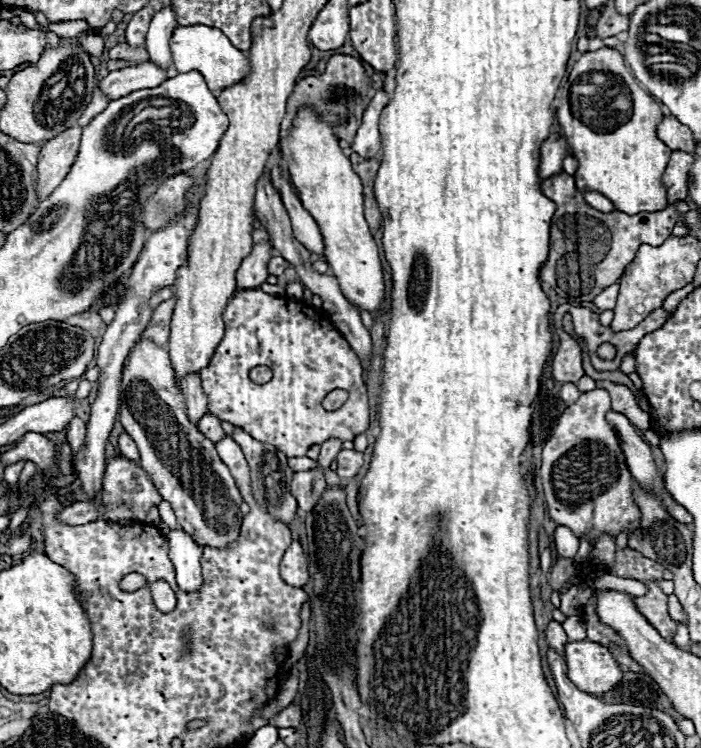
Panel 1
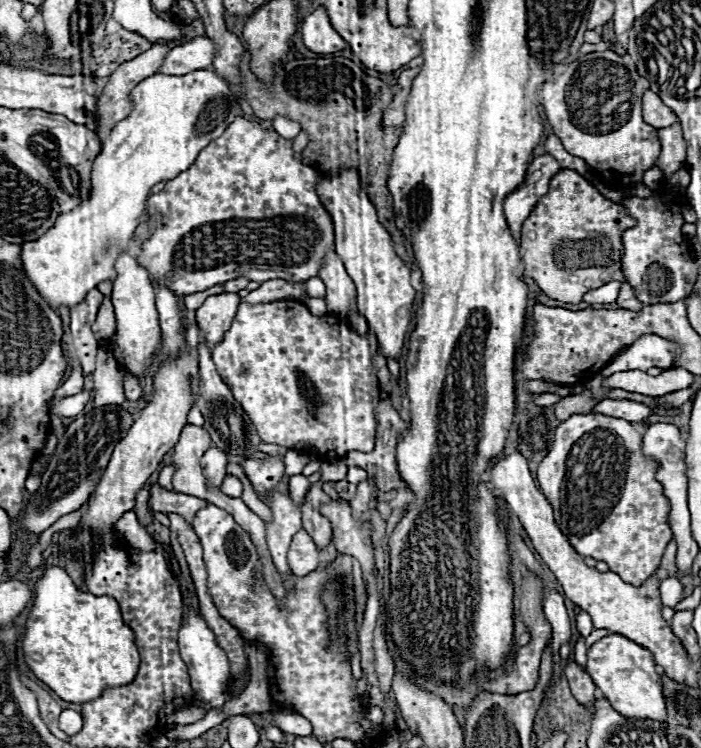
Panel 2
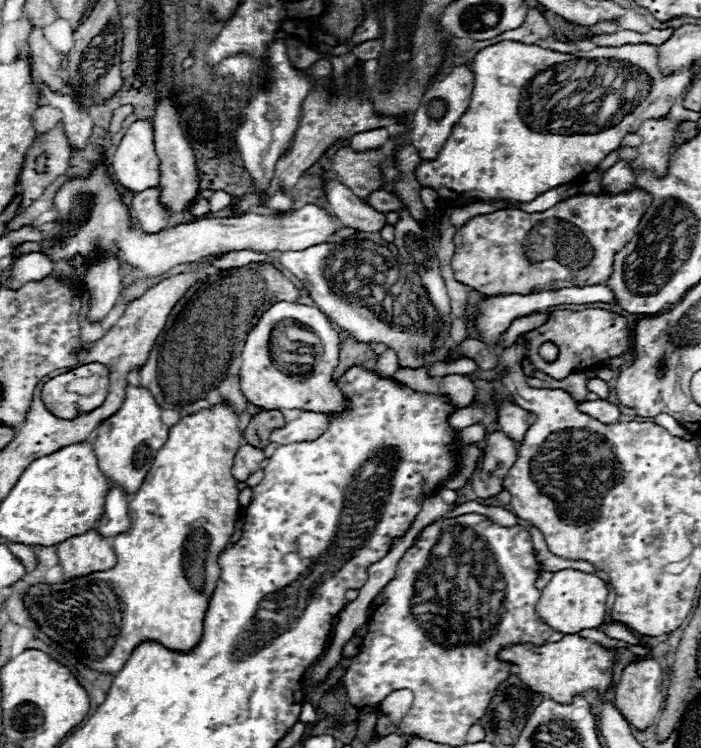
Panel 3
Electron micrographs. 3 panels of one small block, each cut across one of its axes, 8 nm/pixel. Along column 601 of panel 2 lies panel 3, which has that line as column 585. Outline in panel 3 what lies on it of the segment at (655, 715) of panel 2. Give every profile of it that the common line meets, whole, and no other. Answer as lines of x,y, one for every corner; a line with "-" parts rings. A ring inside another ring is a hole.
566,634
558,642
546,642
542,646
534,644
510,644
498,652
498,658
518,666
518,678
534,692
546,694
556,702
570,702
576,694
586,690
596,690
598,694
606,692
612,682
612,660
614,652
594,644
590,640
580,638
578,634

